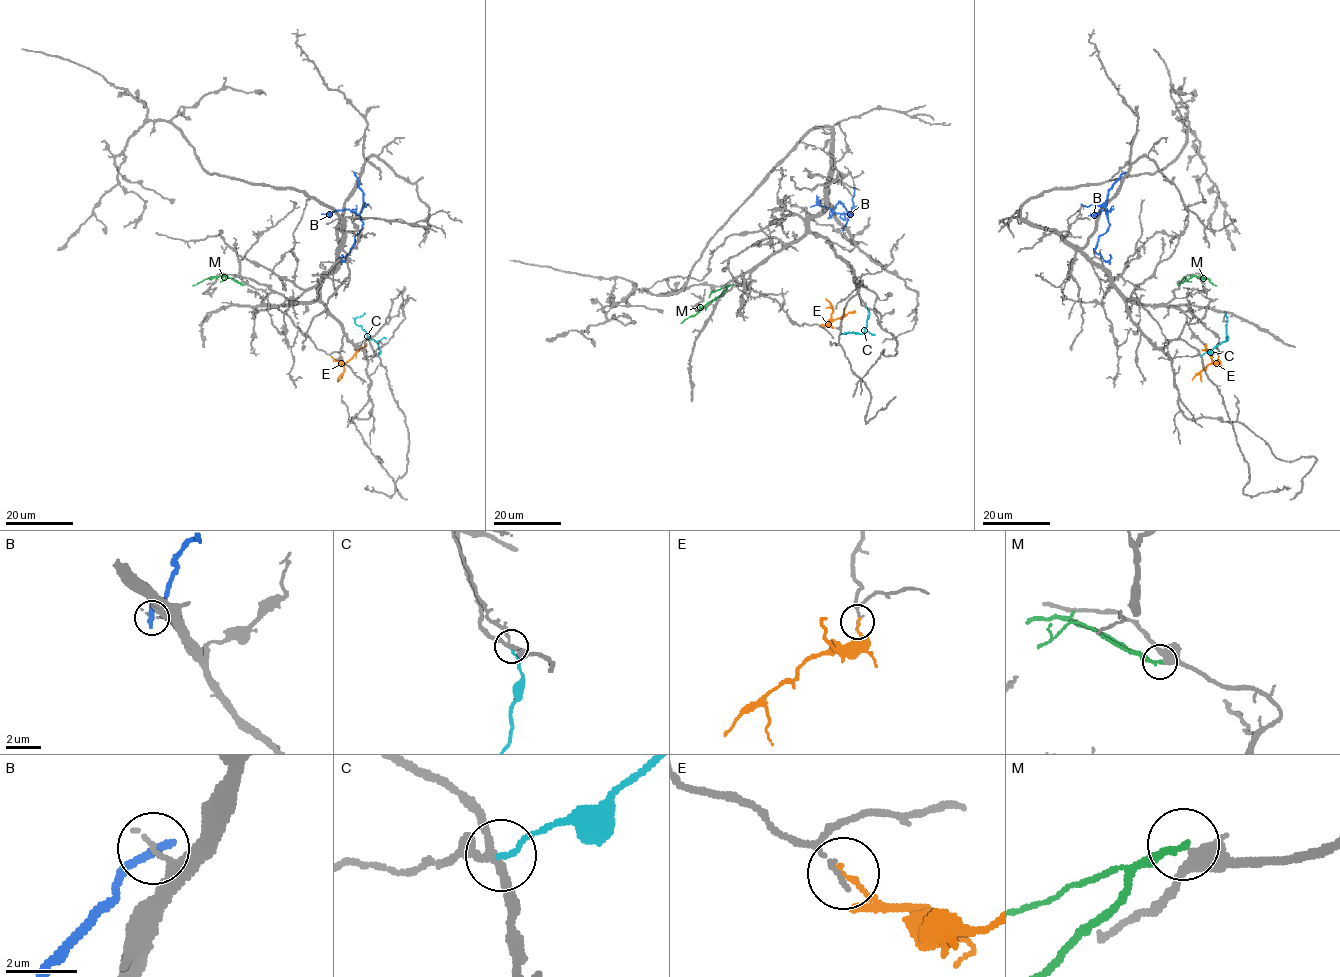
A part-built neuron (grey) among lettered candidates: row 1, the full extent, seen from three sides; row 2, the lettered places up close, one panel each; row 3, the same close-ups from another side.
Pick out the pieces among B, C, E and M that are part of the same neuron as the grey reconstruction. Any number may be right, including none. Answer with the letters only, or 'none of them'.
C

